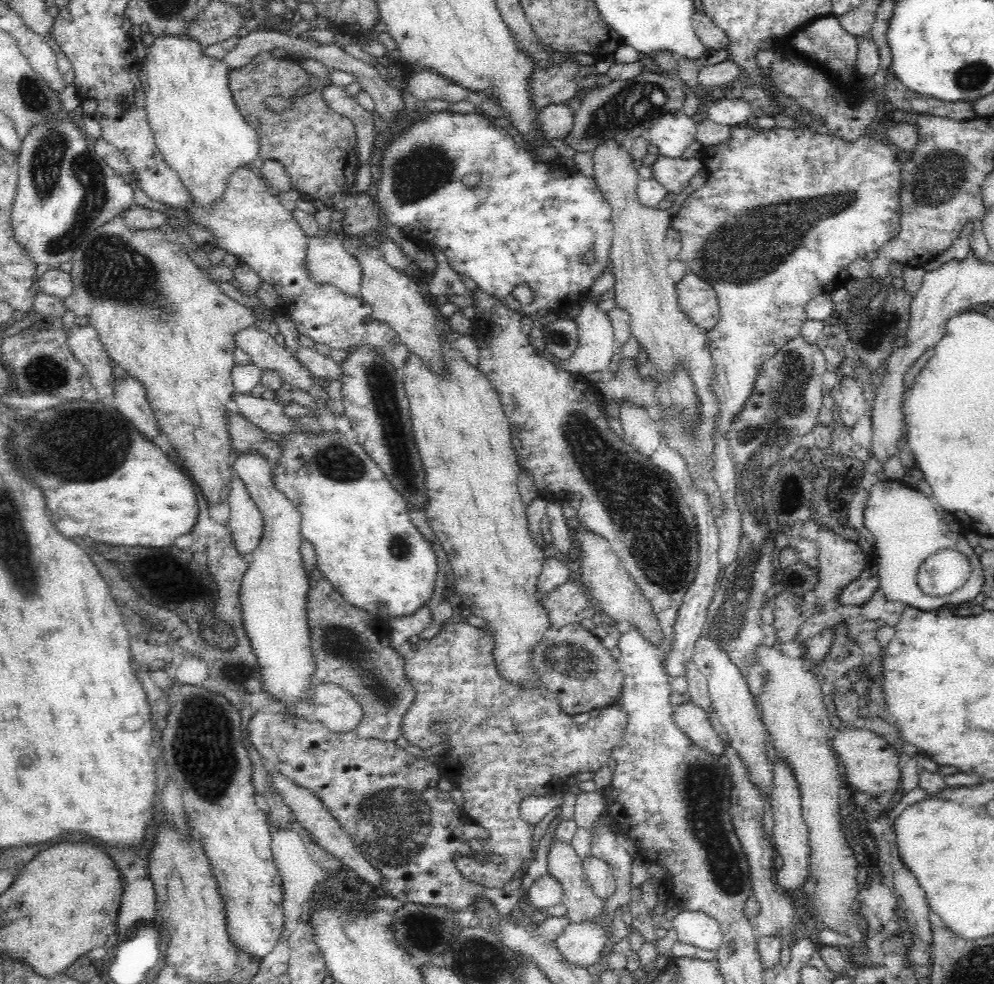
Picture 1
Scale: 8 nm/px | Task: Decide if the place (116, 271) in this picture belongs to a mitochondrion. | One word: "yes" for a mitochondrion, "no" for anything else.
yes

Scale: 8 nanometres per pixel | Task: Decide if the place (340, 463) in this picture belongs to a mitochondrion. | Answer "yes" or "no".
yes

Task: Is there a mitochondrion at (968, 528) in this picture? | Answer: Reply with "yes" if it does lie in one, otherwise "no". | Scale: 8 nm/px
no

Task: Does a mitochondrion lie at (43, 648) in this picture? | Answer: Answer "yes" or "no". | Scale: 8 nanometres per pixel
no

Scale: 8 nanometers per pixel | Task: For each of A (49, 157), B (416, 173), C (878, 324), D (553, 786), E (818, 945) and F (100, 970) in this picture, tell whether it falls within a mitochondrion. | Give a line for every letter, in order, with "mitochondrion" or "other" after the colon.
A: mitochondrion
B: mitochondrion
C: mitochondrion
D: other
E: other
F: other

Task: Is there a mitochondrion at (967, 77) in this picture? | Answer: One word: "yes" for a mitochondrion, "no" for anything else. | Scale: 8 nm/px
yes

